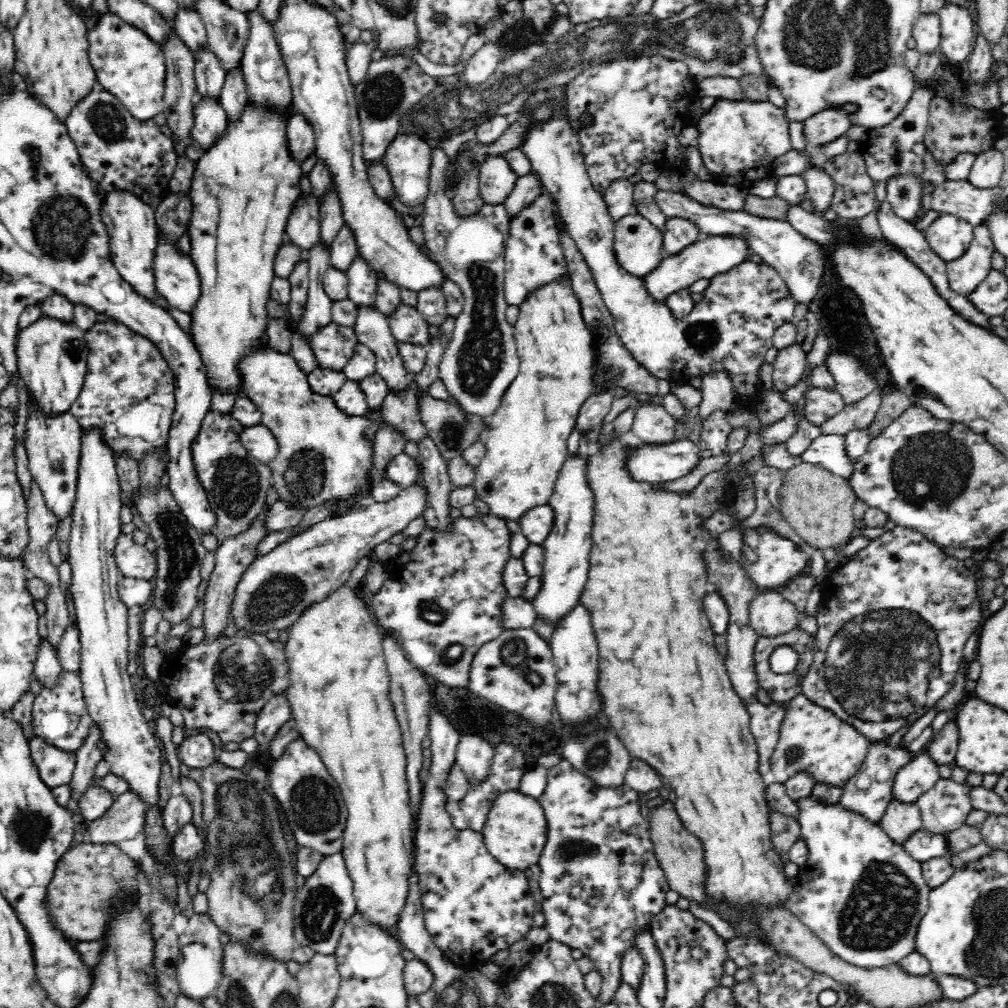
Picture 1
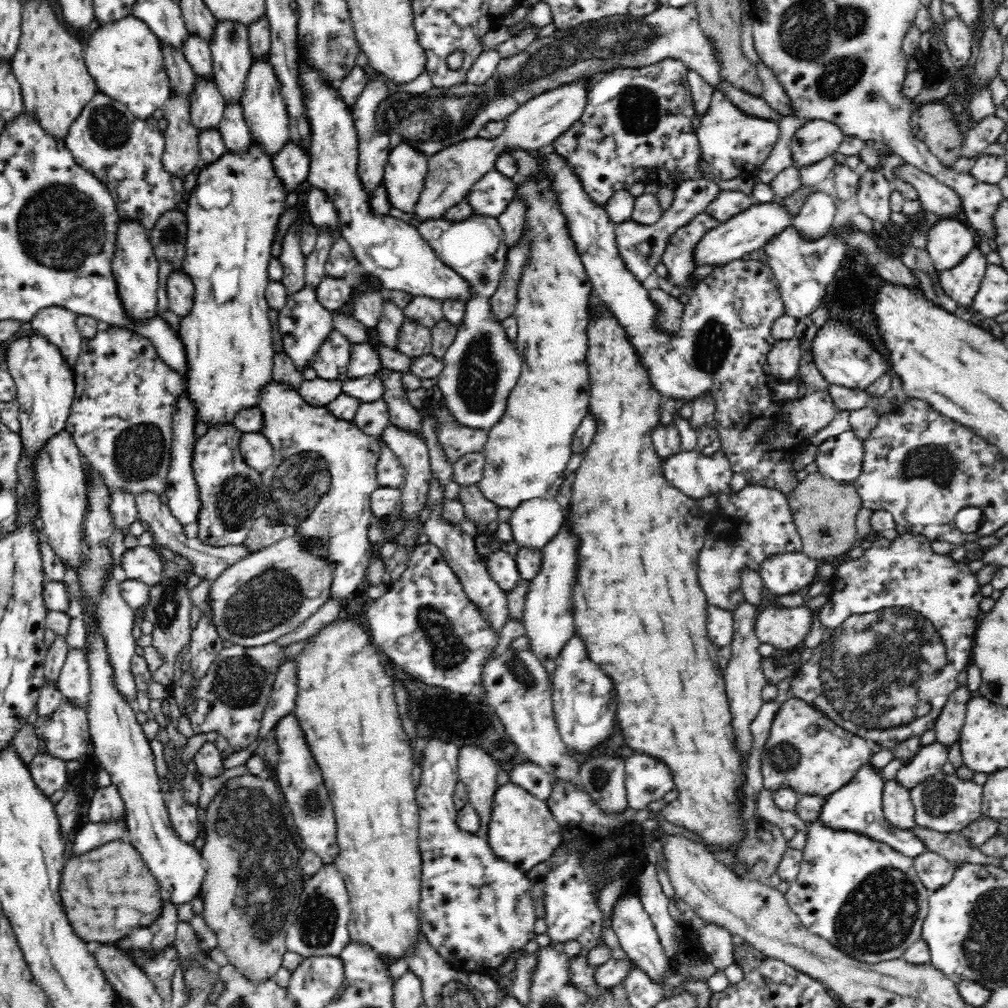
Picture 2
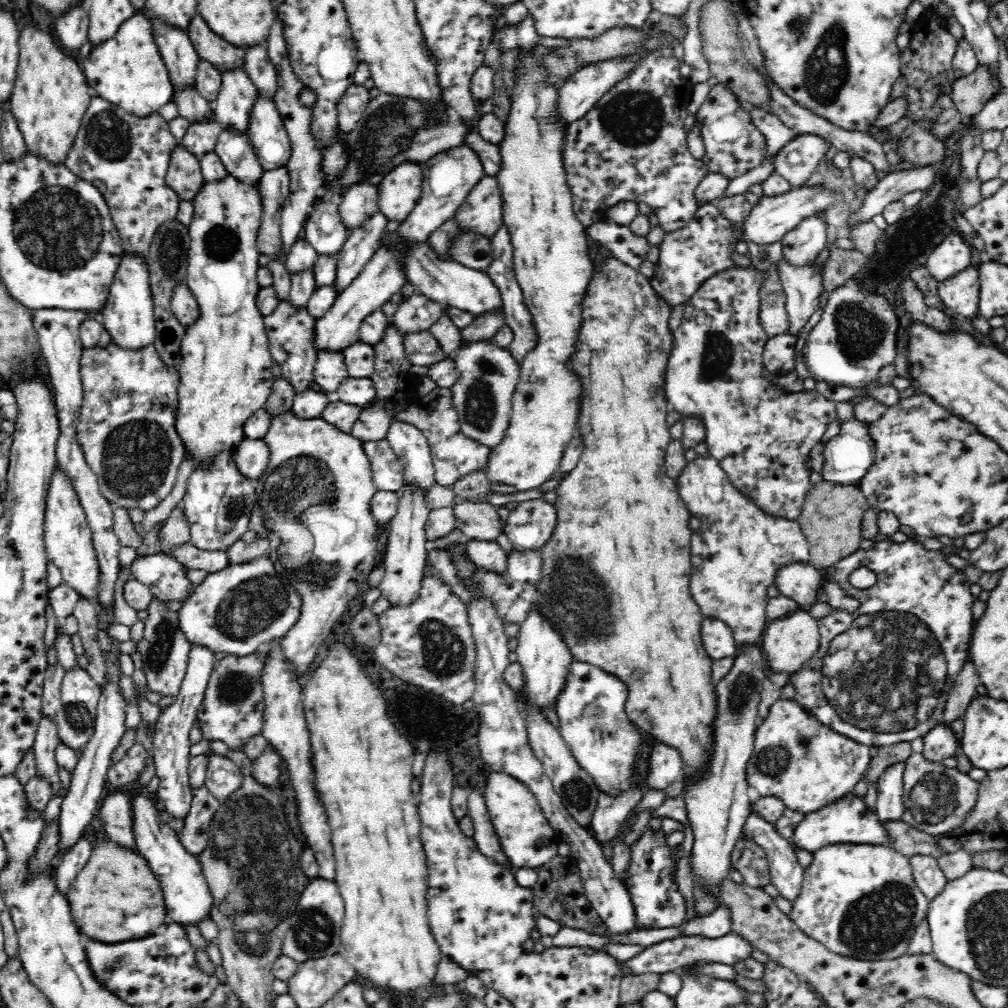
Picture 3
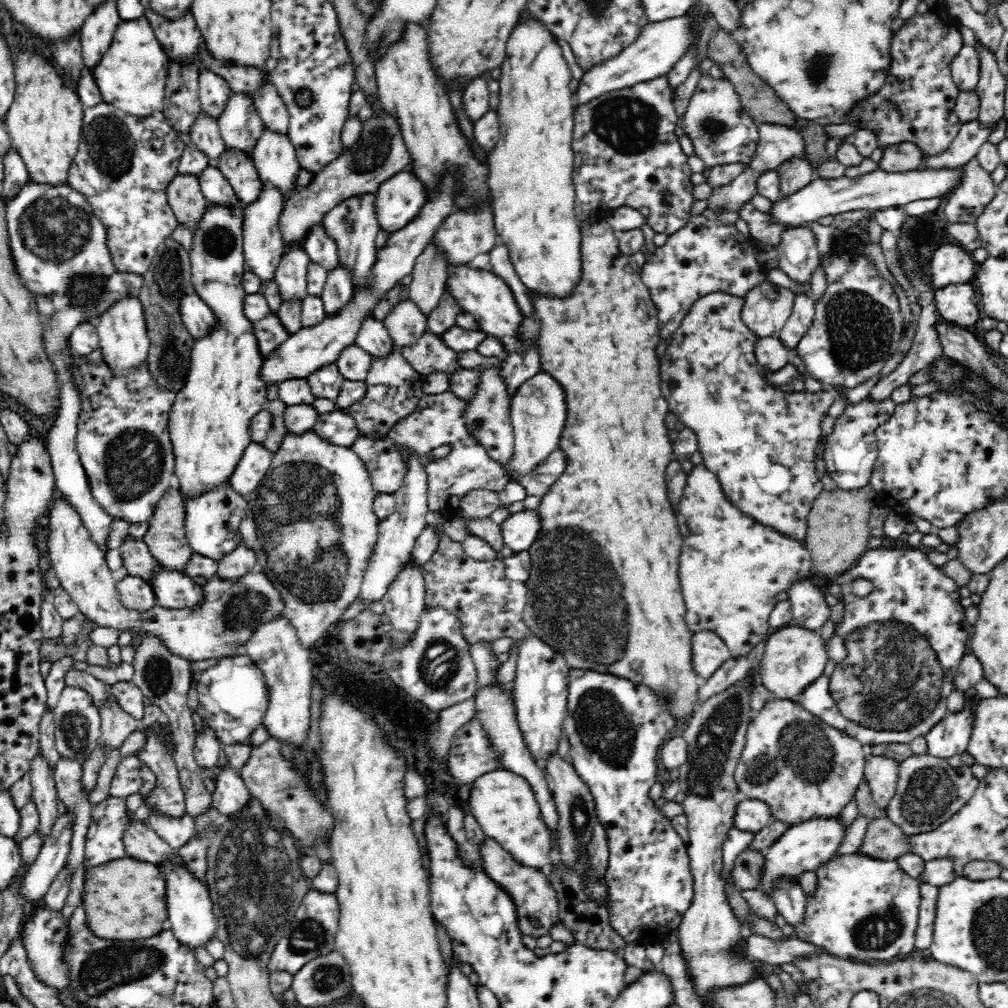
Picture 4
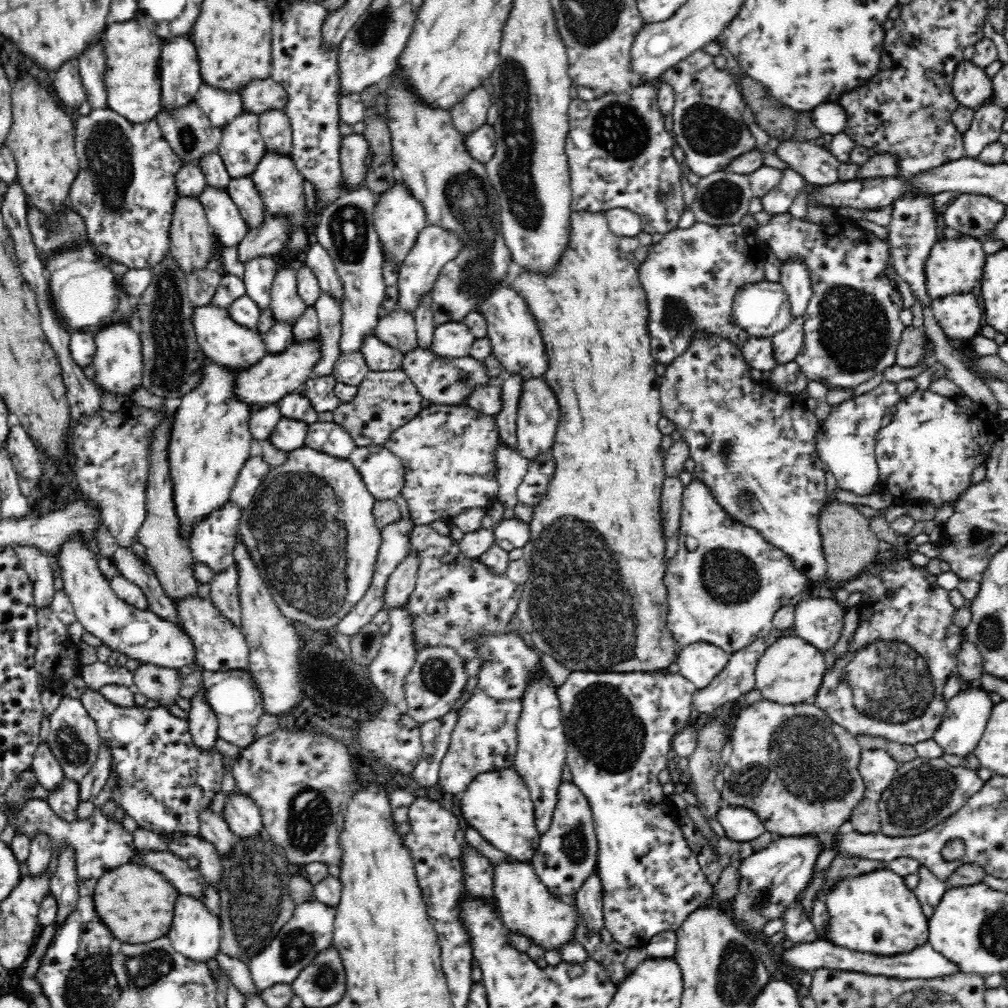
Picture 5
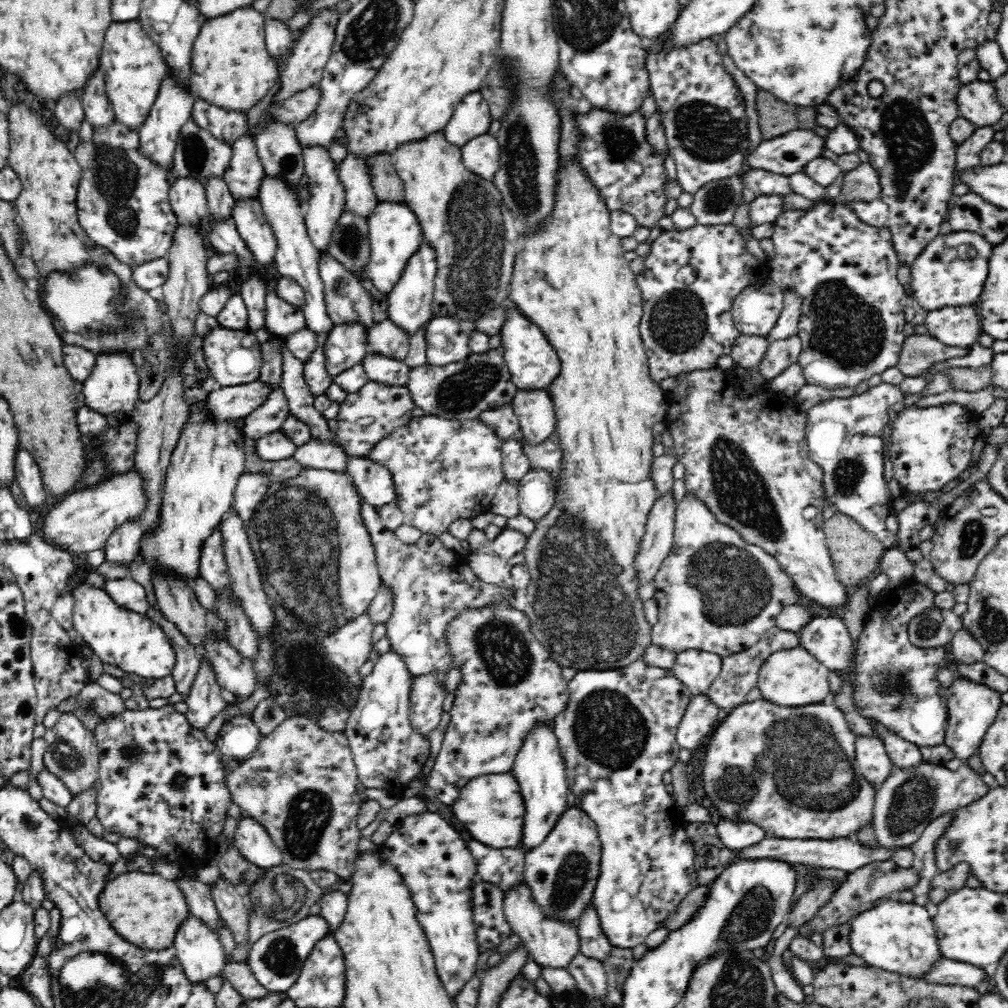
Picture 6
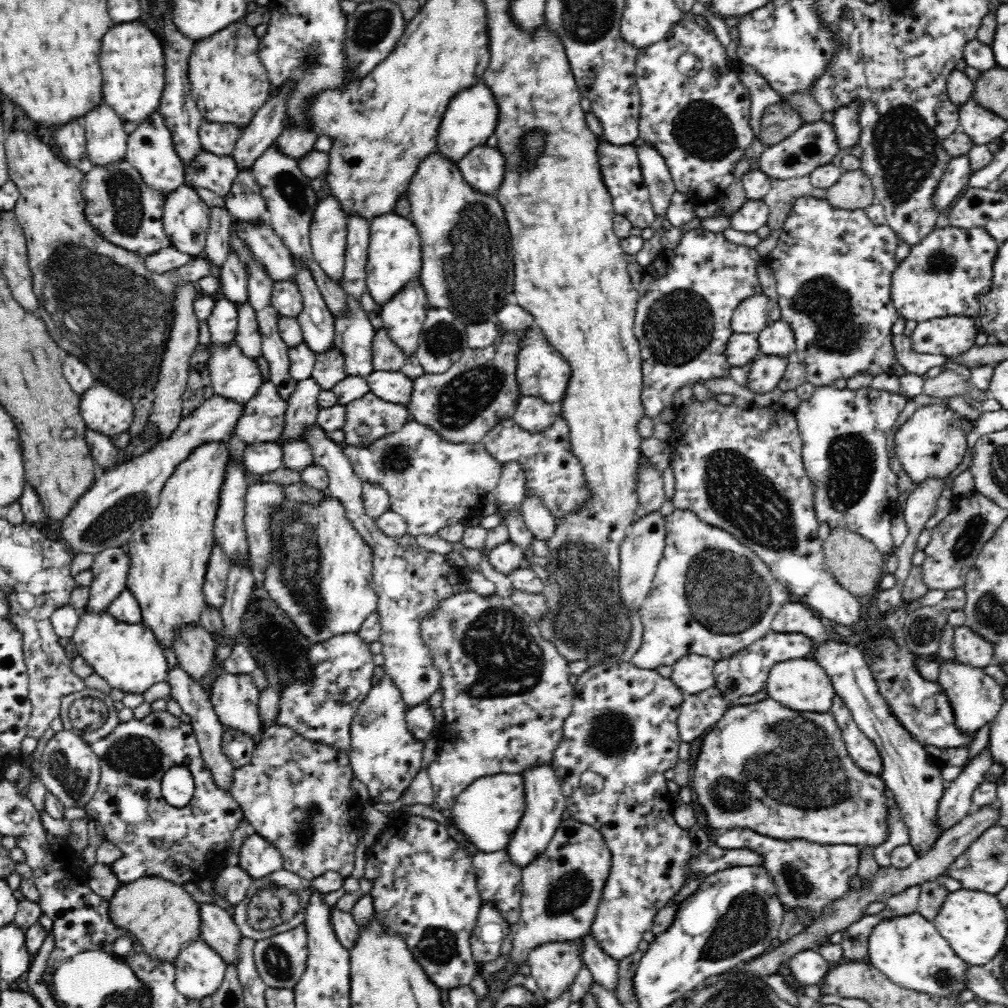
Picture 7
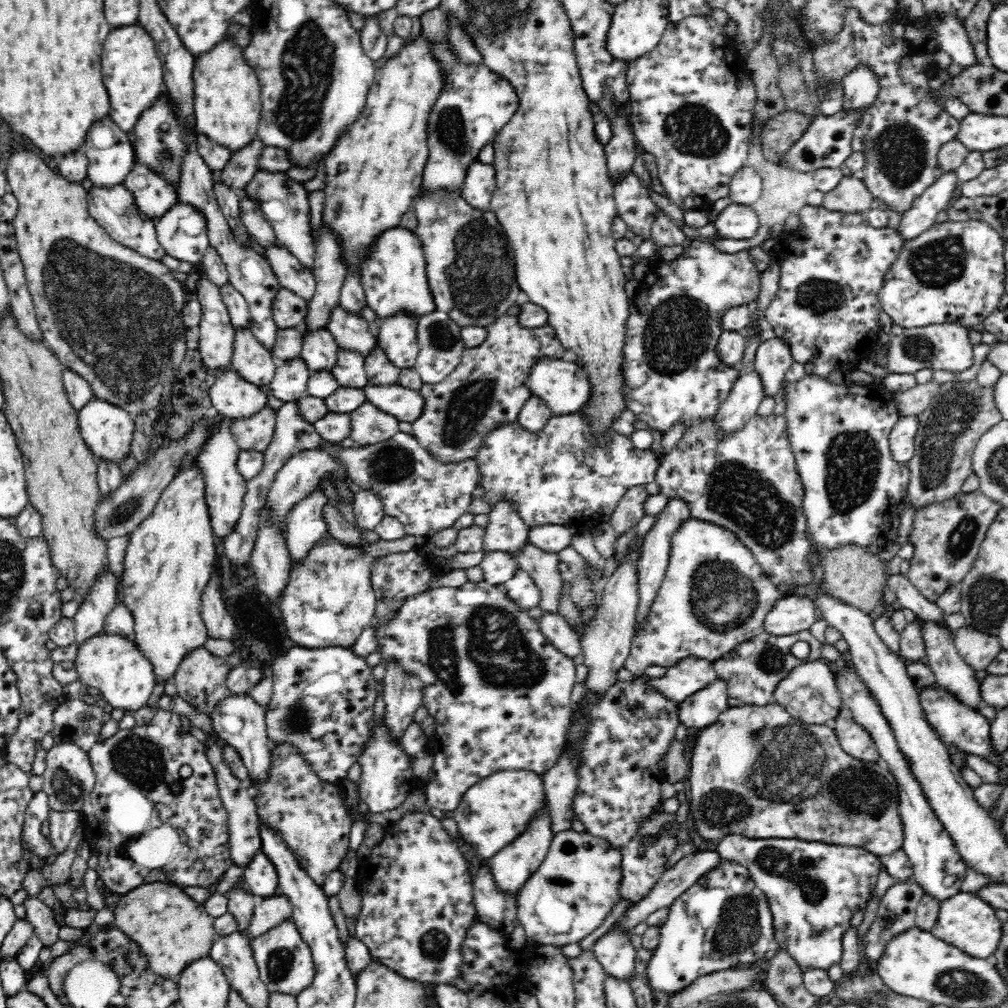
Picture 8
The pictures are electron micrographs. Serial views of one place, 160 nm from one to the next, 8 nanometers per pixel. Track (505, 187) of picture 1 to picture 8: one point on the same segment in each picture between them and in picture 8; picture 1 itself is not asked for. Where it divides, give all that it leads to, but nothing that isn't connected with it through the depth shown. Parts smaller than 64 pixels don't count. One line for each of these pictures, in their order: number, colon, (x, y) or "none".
2: (490, 196)
3: (481, 213)
4: (464, 235)
5: (434, 247)
6: (410, 304)
7: (403, 316)
8: (397, 337)

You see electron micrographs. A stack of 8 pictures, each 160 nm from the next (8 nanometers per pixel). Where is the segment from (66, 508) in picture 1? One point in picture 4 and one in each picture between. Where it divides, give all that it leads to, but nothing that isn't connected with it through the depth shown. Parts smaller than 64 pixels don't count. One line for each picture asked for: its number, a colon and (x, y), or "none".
2: (59, 477)
3: (68, 541)
4: (231, 610)

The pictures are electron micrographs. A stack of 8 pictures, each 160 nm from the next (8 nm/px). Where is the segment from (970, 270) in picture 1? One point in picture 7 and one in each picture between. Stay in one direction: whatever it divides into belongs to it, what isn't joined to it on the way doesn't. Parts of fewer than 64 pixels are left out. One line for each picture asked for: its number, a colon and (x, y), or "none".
2: (962, 283)
3: (960, 295)
4: (958, 305)
5: (961, 317)
6: (954, 326)
7: (950, 337)

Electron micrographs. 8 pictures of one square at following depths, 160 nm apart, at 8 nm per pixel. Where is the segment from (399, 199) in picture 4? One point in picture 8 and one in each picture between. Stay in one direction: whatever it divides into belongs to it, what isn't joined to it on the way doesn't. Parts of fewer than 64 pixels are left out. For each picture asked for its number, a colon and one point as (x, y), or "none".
5: (398, 218)
6: (395, 235)
7: (394, 260)
8: (394, 278)

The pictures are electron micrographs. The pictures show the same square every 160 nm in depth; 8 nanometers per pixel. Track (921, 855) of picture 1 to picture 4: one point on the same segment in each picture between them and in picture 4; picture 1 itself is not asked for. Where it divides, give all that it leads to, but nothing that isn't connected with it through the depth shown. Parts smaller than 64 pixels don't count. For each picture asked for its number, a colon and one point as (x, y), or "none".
2: (857, 807)
3: (847, 820)
4: (803, 847)

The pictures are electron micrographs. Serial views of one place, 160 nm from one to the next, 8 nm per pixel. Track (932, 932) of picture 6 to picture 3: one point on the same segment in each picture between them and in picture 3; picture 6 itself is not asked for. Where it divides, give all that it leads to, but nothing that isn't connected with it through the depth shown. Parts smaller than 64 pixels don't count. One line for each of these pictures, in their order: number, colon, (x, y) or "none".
3: (859, 900)
4: (862, 907)
5: (874, 913)

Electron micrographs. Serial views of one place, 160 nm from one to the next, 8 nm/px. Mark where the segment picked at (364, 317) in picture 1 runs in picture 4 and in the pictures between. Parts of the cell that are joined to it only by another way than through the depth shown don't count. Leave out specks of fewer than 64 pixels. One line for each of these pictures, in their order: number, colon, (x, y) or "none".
2: (402, 415)
3: (411, 447)
4: (398, 533)

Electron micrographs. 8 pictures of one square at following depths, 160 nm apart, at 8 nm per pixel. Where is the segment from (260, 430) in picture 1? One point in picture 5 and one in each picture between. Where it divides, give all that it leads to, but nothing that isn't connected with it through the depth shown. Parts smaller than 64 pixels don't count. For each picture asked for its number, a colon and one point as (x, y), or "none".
2: (256, 450)
3: (251, 457)
4: (255, 463)
5: (251, 477)

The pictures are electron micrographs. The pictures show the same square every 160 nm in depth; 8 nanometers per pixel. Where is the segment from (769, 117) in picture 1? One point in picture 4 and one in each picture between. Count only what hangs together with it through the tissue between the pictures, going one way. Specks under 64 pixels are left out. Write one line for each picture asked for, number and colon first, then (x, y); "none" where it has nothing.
2: (734, 144)
3: (734, 146)
4: (721, 132)

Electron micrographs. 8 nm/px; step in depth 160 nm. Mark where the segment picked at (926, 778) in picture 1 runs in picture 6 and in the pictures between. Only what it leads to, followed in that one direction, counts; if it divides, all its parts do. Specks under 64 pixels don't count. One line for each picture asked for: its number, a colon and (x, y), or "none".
2: (930, 759)
3: (940, 743)
4: (951, 736)
5: (965, 718)
6: (972, 707)

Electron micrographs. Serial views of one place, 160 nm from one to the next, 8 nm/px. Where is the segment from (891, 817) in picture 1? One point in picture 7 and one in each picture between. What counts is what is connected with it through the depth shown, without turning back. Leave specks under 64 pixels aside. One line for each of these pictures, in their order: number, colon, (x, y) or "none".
2: (897, 807)
3: (889, 787)
4: (880, 773)
5: (877, 768)
6: (874, 765)
7: (860, 748)

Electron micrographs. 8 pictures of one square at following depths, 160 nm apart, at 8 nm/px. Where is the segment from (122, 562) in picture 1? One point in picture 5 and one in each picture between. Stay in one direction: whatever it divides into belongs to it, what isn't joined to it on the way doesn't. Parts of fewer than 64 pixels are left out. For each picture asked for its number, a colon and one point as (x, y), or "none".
2: (145, 564)
3: (166, 578)
4: (174, 590)
5: (220, 646)

